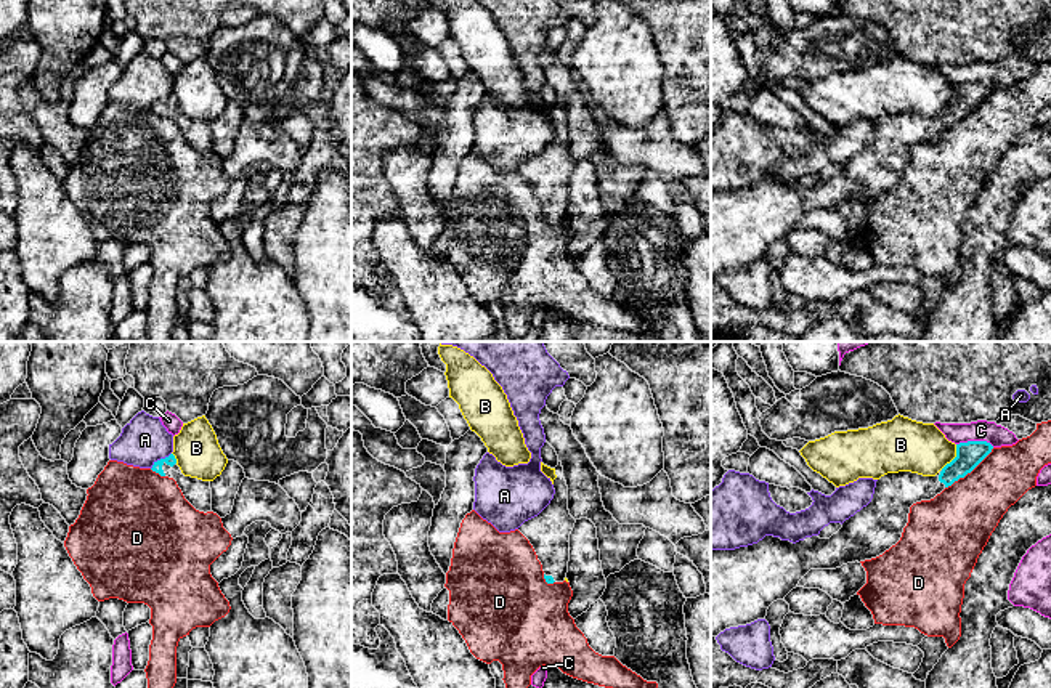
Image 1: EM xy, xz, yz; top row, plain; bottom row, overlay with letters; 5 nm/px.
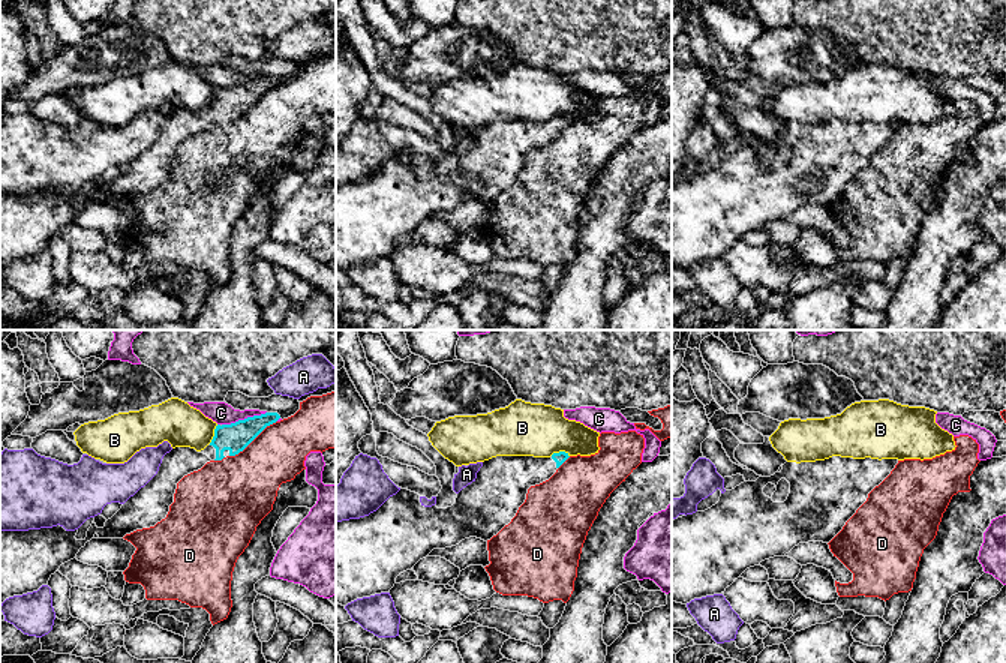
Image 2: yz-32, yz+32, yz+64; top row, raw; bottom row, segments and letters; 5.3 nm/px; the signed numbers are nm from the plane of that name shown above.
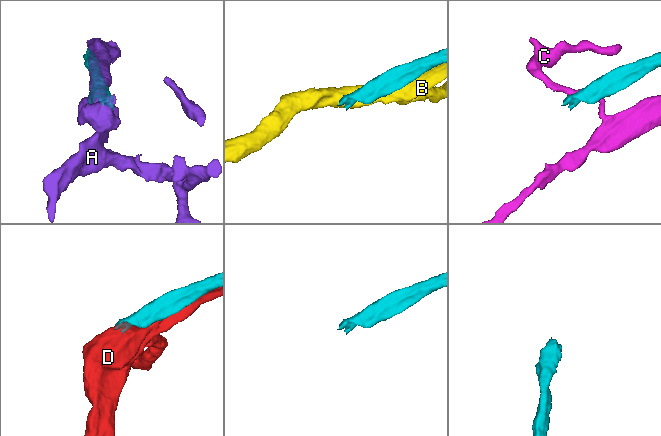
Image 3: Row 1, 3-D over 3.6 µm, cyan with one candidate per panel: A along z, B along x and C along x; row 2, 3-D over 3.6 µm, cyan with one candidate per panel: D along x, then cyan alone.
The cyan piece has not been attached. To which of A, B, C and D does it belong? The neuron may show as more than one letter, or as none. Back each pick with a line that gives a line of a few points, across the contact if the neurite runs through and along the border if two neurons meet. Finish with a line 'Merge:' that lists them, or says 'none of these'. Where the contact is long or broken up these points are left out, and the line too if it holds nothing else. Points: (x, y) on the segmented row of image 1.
Merge: none of these

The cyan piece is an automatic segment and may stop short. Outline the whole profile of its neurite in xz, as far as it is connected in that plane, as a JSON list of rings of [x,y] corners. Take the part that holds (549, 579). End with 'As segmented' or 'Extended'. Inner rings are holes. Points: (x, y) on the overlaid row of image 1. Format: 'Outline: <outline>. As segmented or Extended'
Outline: [[[562,462],[555,467],[555,475],[555,494],[550,504],[538,516],[518,528],[533,545],[547,584],[563,582],[566,577],[570,561],[568,540],[576,523],[568,510],[568,486],[563,478]]]. Extended

